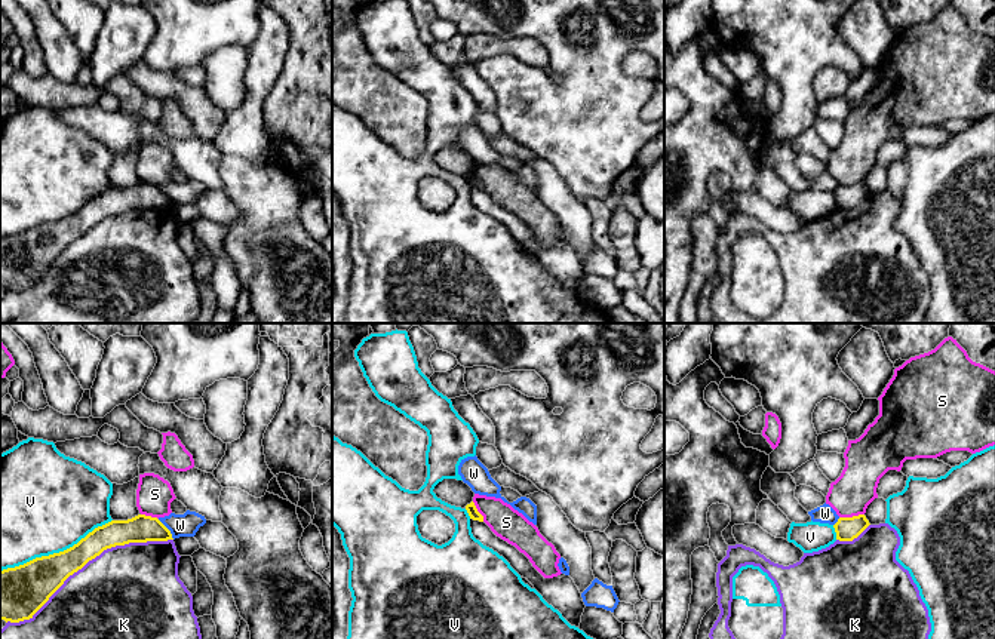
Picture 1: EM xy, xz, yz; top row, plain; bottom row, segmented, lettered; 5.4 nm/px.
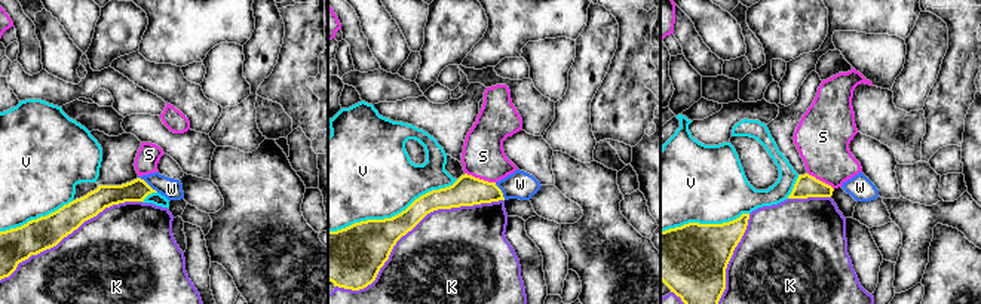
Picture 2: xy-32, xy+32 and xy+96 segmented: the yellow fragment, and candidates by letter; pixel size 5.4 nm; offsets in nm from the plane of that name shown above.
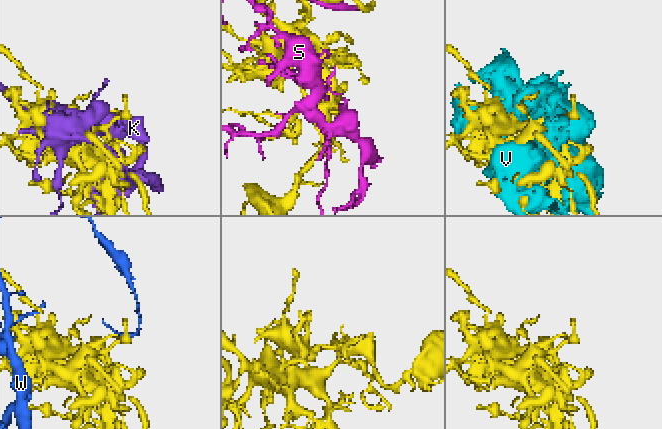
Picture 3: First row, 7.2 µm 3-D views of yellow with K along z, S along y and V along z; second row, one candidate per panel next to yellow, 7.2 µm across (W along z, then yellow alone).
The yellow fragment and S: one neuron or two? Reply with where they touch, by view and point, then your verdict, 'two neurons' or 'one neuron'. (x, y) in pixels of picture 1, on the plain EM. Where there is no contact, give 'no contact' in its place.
contact yz (853, 184); one neuron

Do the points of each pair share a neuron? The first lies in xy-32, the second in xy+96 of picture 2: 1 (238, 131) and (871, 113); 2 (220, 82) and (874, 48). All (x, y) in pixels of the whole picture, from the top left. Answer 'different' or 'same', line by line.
1: different
2: same

